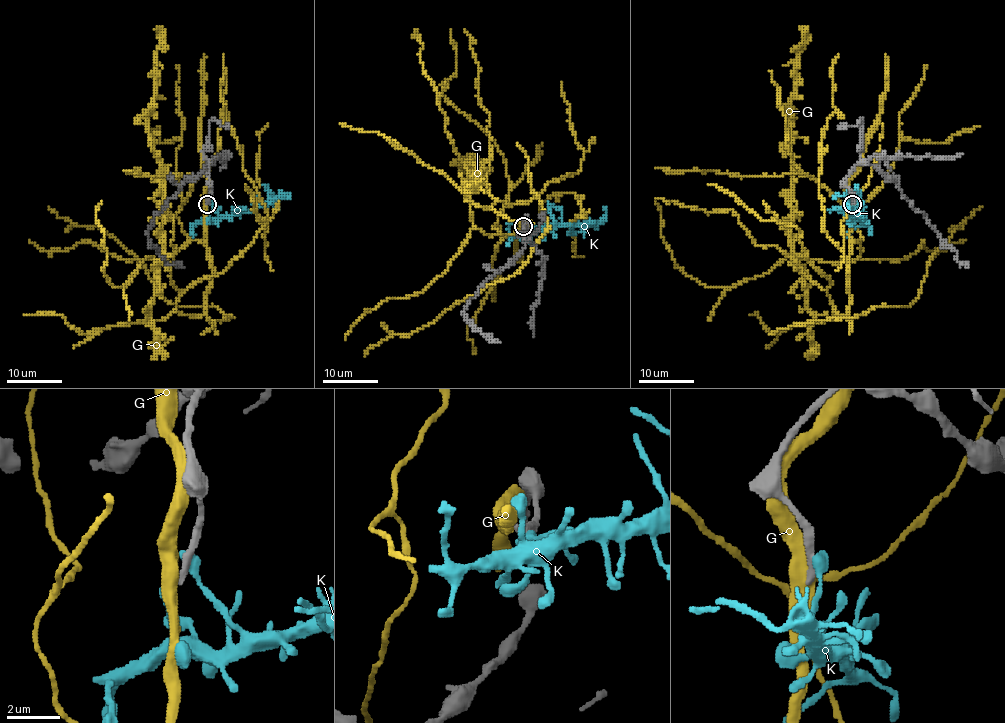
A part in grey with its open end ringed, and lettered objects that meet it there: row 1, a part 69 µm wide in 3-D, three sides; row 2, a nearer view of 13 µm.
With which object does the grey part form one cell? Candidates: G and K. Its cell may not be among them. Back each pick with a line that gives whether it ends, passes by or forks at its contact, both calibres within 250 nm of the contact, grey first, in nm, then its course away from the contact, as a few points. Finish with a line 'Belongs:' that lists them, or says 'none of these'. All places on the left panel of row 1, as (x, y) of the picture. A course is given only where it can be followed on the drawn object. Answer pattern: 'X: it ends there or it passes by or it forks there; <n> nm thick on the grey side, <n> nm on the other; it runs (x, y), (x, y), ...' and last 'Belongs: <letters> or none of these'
Belongs: none of these

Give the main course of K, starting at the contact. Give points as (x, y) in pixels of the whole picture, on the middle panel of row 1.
K: (524, 228), (599, 221), (605, 214), (605, 206)

